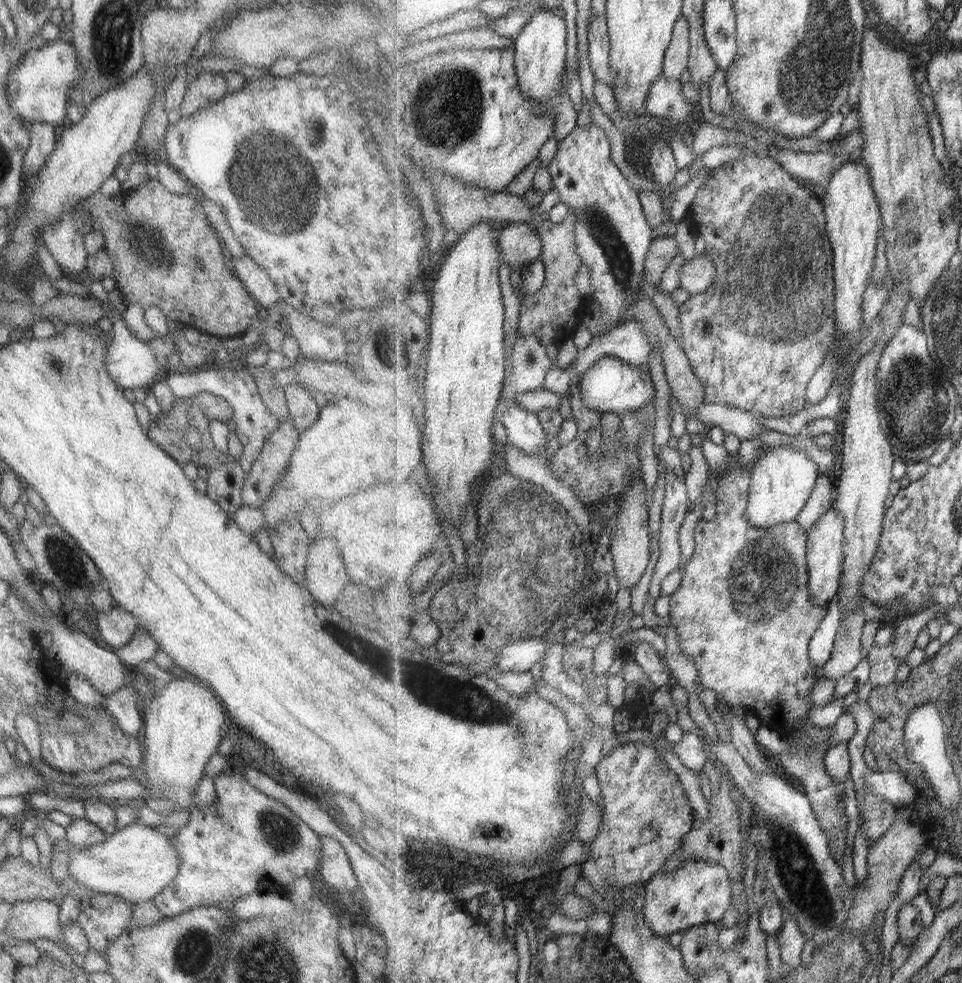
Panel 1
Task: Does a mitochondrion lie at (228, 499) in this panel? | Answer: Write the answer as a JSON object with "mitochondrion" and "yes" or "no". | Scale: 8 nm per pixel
{"mitochondrion":"no"}

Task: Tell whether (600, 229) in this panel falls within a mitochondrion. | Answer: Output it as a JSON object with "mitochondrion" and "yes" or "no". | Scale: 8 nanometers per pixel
{"mitochondrion":"yes"}

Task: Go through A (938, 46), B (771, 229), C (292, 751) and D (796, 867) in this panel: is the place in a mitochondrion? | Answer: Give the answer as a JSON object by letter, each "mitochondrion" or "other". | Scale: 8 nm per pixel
{"A":"other","B":"mitochondrion","C":"other","D":"mitochondrion"}

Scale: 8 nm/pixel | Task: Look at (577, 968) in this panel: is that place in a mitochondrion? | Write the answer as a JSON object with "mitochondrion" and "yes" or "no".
{"mitochondrion":"yes"}

